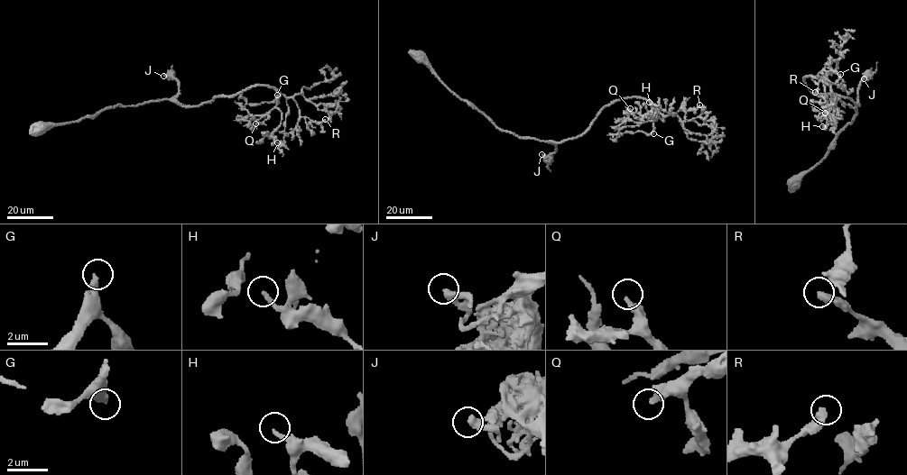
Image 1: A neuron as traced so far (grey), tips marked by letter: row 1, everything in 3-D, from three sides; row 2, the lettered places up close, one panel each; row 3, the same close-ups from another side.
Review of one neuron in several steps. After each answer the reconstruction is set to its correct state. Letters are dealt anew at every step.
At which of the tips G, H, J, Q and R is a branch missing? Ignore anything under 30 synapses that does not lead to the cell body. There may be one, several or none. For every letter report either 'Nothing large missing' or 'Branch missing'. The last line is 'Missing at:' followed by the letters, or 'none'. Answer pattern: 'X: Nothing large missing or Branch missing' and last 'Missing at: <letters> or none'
G: Branch missing
H: Nothing large missing
J: Nothing large missing
Q: Nothing large missing
R: Nothing large missing
Missing at: G

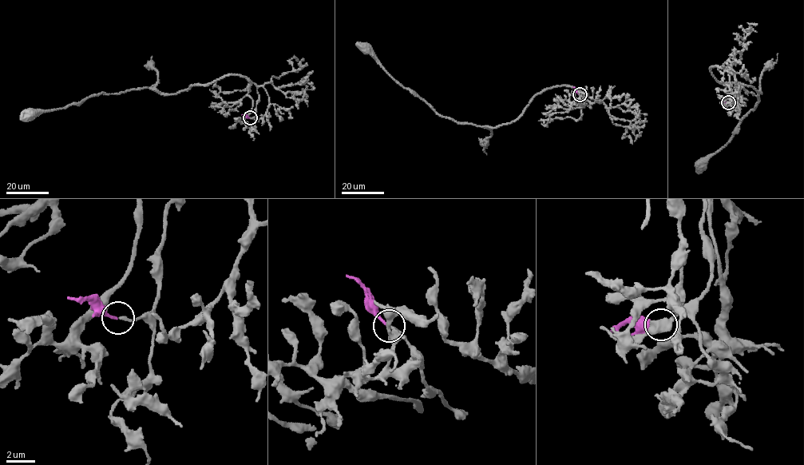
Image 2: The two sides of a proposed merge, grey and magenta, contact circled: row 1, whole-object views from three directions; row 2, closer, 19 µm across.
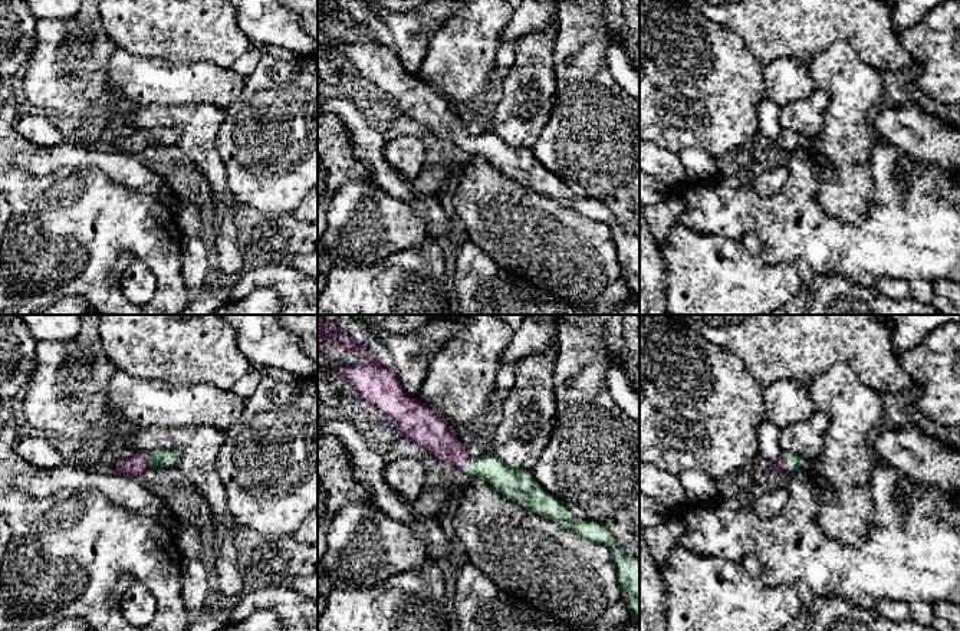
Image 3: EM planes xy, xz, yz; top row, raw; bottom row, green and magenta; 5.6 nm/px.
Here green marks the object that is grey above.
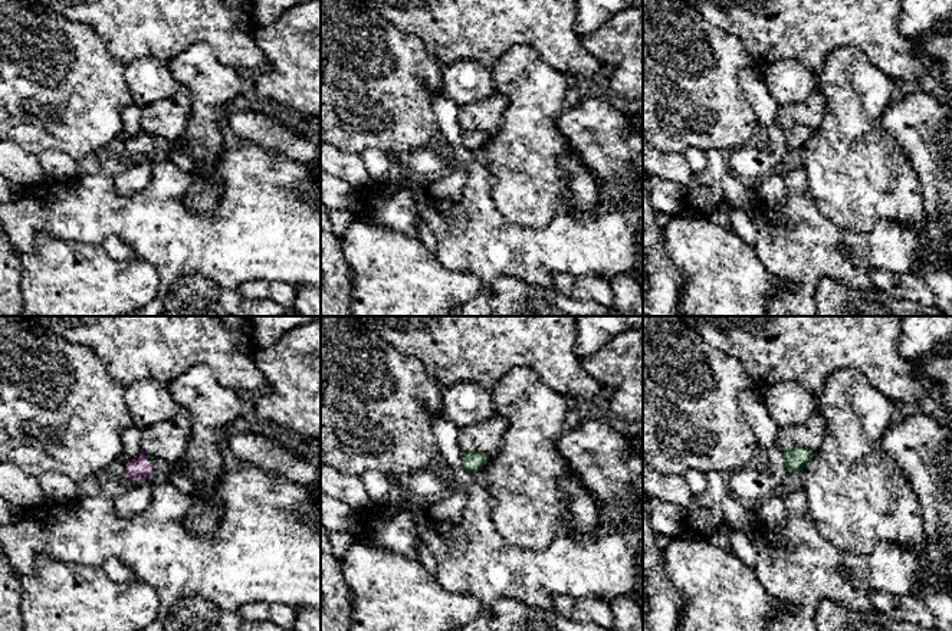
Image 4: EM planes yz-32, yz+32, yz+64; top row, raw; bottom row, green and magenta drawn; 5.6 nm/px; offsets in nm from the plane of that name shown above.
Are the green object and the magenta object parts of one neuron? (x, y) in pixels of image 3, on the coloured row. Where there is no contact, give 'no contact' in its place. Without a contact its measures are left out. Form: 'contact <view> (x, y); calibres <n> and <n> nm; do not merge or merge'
contact yz (788, 464); calibres 80 and 70 nm; merge

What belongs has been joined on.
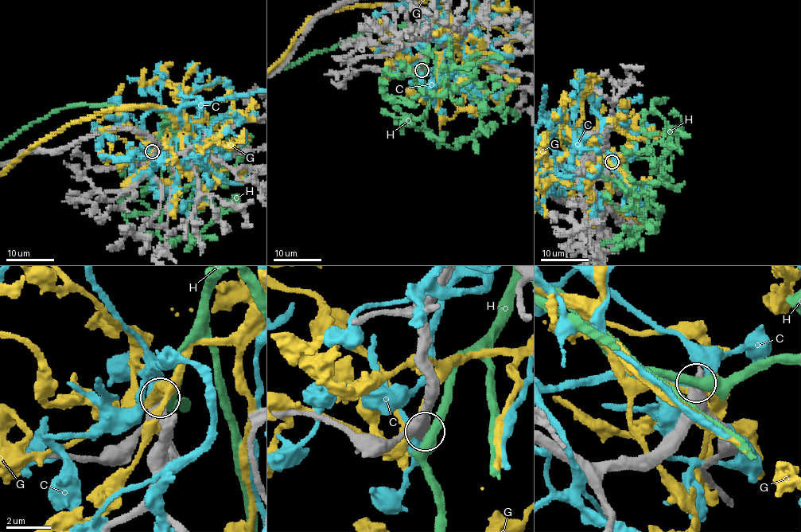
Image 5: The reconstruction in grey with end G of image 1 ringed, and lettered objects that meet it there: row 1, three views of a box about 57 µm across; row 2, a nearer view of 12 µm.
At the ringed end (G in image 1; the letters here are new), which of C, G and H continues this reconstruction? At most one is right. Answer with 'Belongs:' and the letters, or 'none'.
Belongs: none

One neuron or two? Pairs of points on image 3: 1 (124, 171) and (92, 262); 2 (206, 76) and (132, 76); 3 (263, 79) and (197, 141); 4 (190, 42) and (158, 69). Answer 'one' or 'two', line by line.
1: two
2: one
3: two
4: two

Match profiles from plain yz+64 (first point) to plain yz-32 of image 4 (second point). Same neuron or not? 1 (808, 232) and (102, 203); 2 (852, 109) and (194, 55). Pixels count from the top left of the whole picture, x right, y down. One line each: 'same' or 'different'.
1: same
2: same

